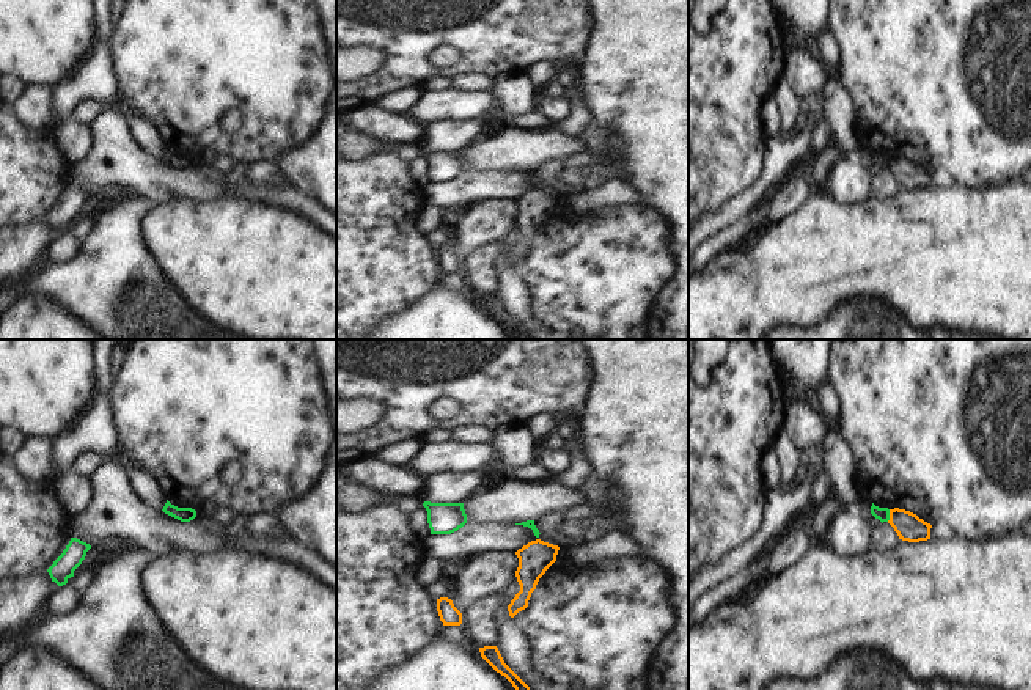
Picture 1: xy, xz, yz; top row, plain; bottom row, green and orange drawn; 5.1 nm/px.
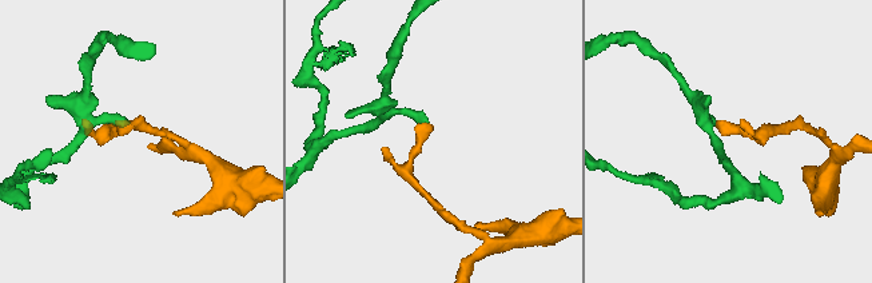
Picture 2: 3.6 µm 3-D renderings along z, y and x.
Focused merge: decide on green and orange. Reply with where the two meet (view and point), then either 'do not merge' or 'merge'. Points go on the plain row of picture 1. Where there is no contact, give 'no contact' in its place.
contact yz (888, 164); do not merge

